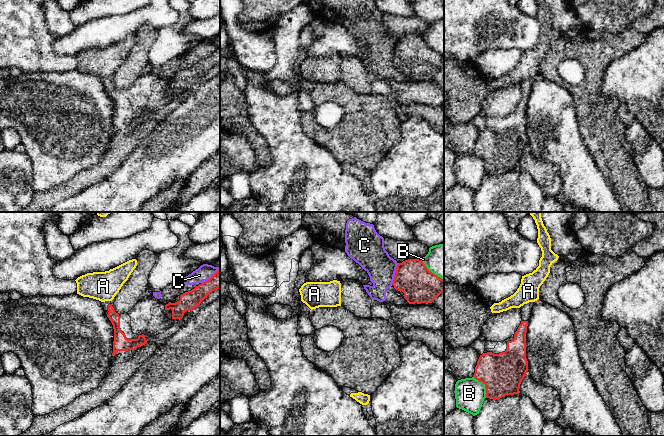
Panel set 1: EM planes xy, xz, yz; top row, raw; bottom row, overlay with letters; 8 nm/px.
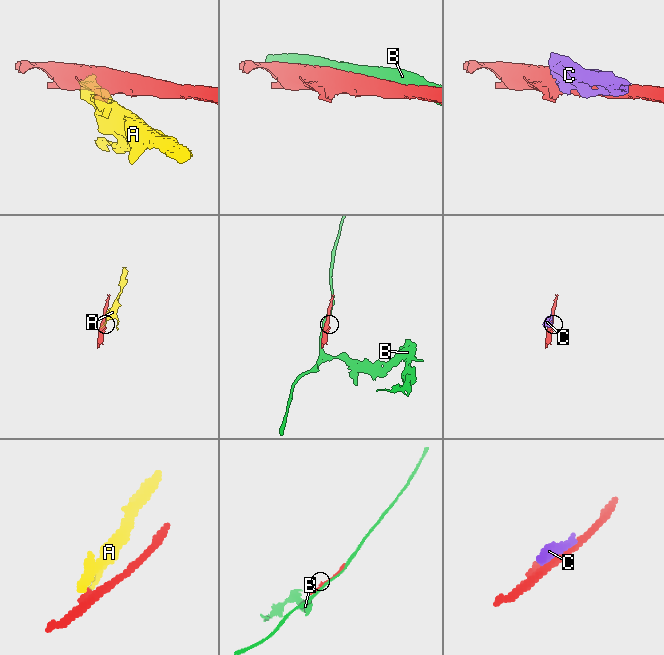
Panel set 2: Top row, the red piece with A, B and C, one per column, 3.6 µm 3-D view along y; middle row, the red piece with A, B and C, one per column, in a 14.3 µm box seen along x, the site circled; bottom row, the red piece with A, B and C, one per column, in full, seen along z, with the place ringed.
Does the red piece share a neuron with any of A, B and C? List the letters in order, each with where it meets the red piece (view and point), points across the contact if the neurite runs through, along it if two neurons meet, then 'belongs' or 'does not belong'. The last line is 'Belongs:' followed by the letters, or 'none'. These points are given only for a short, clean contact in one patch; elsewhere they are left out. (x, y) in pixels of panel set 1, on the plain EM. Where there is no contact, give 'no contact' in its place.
A: no contact; does not belong
B: contact yz (485, 162); does not belong
C: contact xz (395, 50); does not belong
Belongs: none

